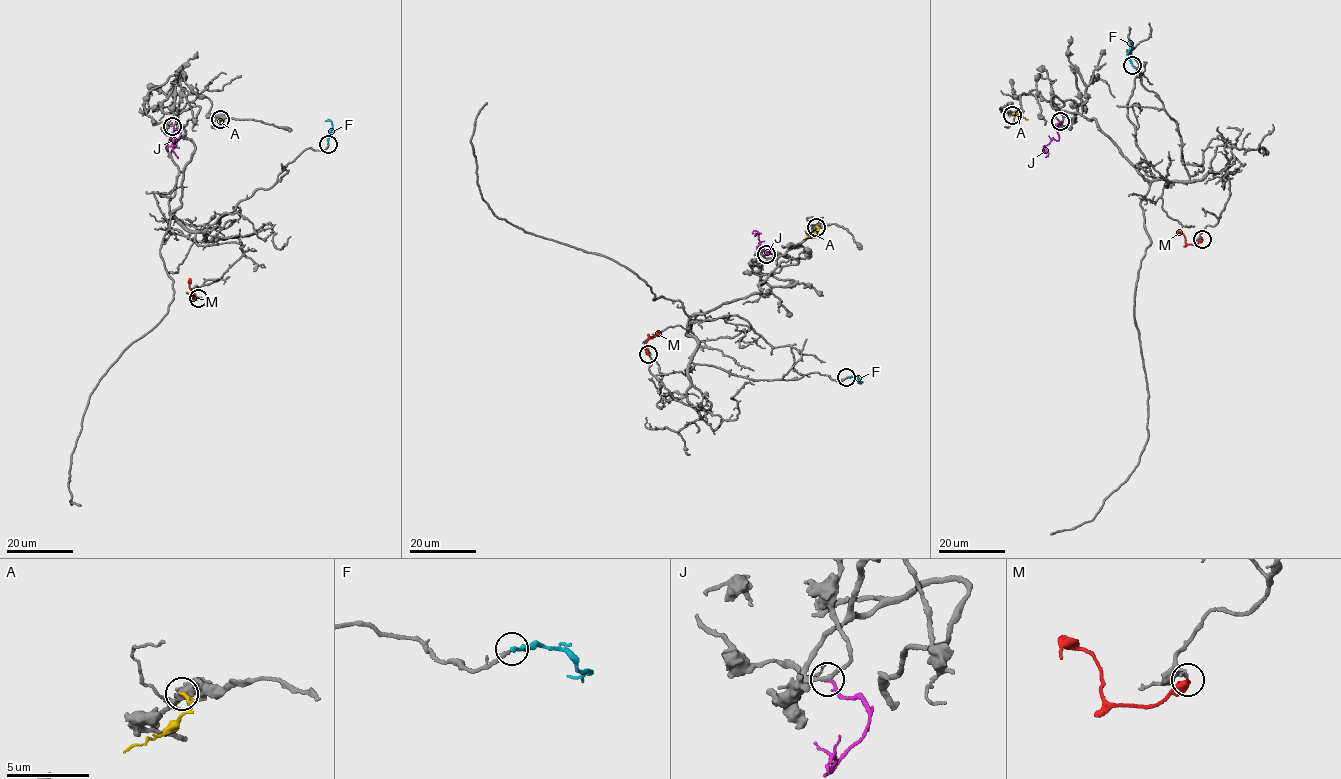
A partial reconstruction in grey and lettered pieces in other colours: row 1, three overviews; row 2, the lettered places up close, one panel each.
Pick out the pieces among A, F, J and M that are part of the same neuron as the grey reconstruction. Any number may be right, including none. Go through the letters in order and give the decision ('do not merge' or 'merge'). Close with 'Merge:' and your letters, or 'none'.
A: do not merge
F: merge
J: do not merge
M: do not merge
Merge: F

